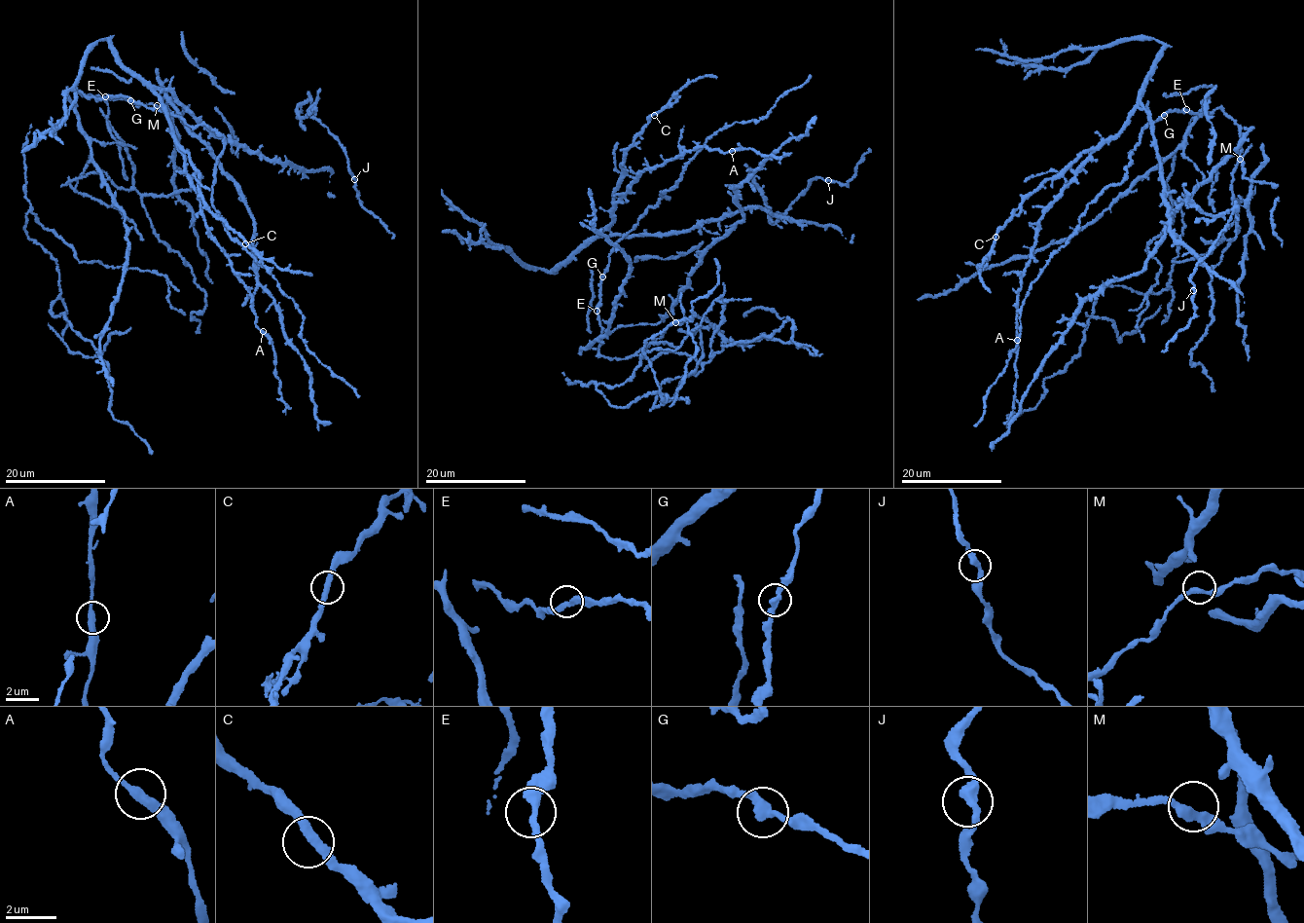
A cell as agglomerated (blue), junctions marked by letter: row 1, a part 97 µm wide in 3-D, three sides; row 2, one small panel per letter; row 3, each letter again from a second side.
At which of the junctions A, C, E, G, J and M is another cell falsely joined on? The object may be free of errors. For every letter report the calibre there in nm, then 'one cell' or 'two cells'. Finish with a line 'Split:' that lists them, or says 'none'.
A: 320 nm | one cell
C: 320 nm | one cell
E: 320 nm | one cell
G: 320 nm | one cell
J: 320 nm | one cell
M: 320 nm | one cell
Split: none

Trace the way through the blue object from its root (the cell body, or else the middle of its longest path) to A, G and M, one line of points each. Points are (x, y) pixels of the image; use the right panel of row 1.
A: (1186, 111), (1147, 123), (1126, 179), (1088, 204), (1049, 259), (1031, 259), (1018, 297), (1017, 340)
G: (1186, 111), (1164, 115)
M: (1186, 111), (1200, 114), (1220, 108), (1230, 116), (1241, 126), (1239, 131), (1244, 135), (1240, 159)

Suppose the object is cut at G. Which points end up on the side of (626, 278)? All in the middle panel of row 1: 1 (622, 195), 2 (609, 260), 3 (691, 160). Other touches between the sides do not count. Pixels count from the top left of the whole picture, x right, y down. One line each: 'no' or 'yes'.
1: yes
2: no
3: no

